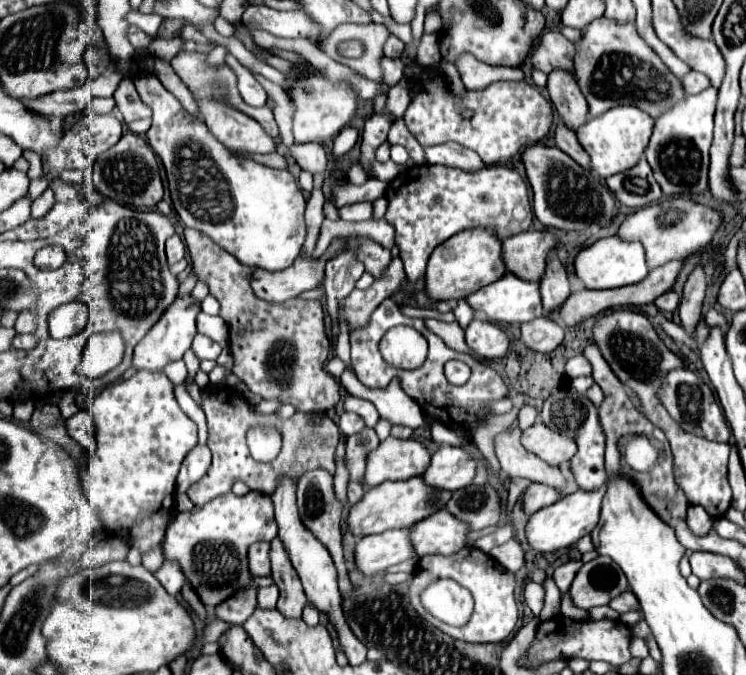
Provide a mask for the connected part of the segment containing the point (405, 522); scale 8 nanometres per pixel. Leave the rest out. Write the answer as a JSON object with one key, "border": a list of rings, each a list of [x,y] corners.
{"border":[[[411,477],[407,481],[387,481],[383,485],[367,489],[363,499],[349,509],[345,523],[355,537],[383,533],[387,529],[397,529],[397,527],[411,527],[427,519],[431,513],[437,513],[437,509],[443,509],[449,499],[451,499],[451,491],[435,489],[427,485],[421,477]]]}

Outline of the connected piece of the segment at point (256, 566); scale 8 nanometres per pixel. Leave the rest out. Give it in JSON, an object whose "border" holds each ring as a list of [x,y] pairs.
{"border":[[[259,541],[249,549],[249,567],[253,577],[271,575],[271,559],[269,559],[269,543]]]}

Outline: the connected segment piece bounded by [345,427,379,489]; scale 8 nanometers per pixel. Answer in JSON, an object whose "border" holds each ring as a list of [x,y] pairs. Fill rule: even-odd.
{"border":[[[367,427],[347,439],[345,465],[347,465],[351,481],[361,485],[363,489],[367,489],[367,483],[363,481],[363,473],[365,473],[365,465],[367,465],[367,453],[371,453],[371,449],[377,449],[377,445],[379,445],[377,433],[373,429],[367,429]]]}

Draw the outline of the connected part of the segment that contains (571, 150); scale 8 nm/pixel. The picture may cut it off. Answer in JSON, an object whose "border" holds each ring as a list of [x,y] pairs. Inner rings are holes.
{"border":[[[557,123],[555,133],[553,133],[553,141],[555,141],[555,145],[557,145],[563,153],[567,153],[573,161],[577,161],[579,165],[583,165],[585,169],[589,167],[589,157],[587,157],[587,153],[585,153],[583,147],[579,145],[575,131],[567,129],[567,125]]]}

